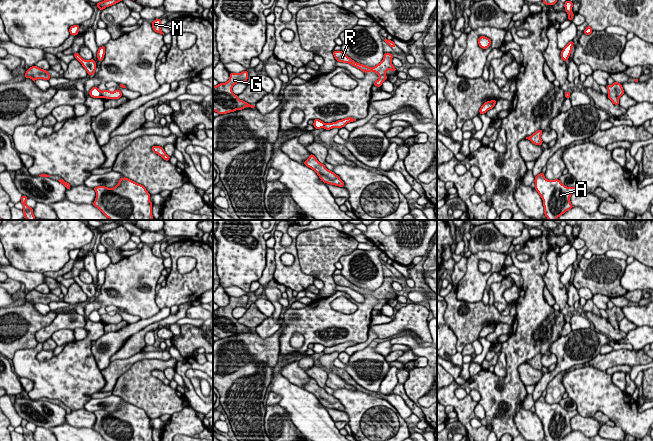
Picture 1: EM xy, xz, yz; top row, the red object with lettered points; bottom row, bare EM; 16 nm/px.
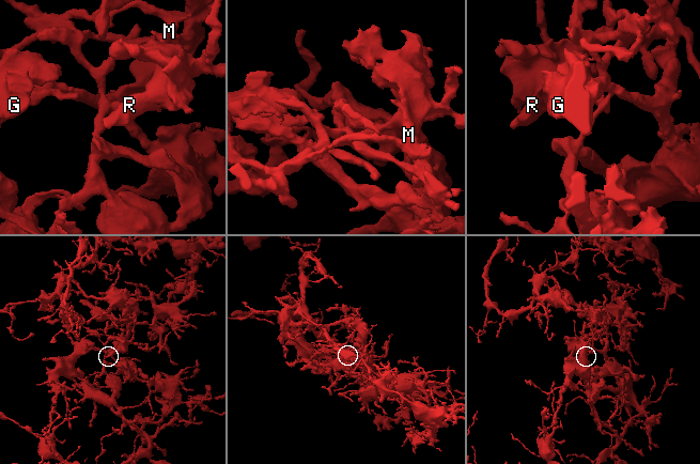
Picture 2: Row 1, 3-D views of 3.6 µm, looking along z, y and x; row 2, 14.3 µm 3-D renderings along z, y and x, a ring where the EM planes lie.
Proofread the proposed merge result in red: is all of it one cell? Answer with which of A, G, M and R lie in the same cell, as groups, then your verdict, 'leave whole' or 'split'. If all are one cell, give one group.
A / G M R; split

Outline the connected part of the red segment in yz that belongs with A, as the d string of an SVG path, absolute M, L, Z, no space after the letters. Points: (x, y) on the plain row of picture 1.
M542 396L535 401L534 406L535 414L543 424L546 441L560 441L574 431L570 421L578 415L577 410L567 411L559 403L548 404Z

